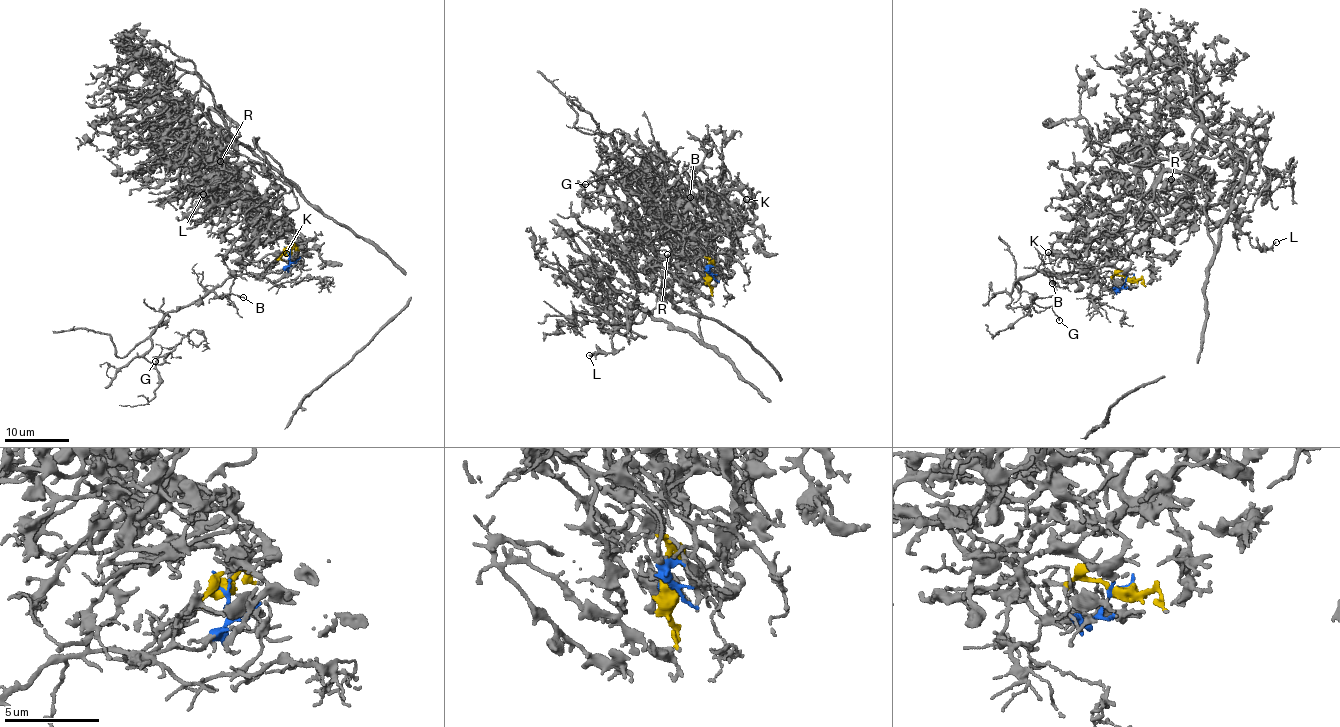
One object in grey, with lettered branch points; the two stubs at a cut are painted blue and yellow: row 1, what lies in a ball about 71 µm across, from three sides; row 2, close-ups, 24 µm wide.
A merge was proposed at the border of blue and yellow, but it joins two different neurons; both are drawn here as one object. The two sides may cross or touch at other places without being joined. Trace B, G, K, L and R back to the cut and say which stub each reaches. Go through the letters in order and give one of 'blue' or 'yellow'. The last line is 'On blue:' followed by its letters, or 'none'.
B: blue
G: blue
K: yellow
L: yellow
R: yellow
On blue: B, G

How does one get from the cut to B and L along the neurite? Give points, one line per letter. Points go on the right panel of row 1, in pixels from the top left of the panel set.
B: (1129, 278), (1119, 288), (1100, 288), (1096, 282), (1099, 276), (1095, 272), (1057, 277), (1044, 272), (1052, 284)
L: (1129, 278), (1155, 162), (1197, 128), (1246, 170), (1268, 169), (1239, 213), (1251, 245), (1275, 241)

